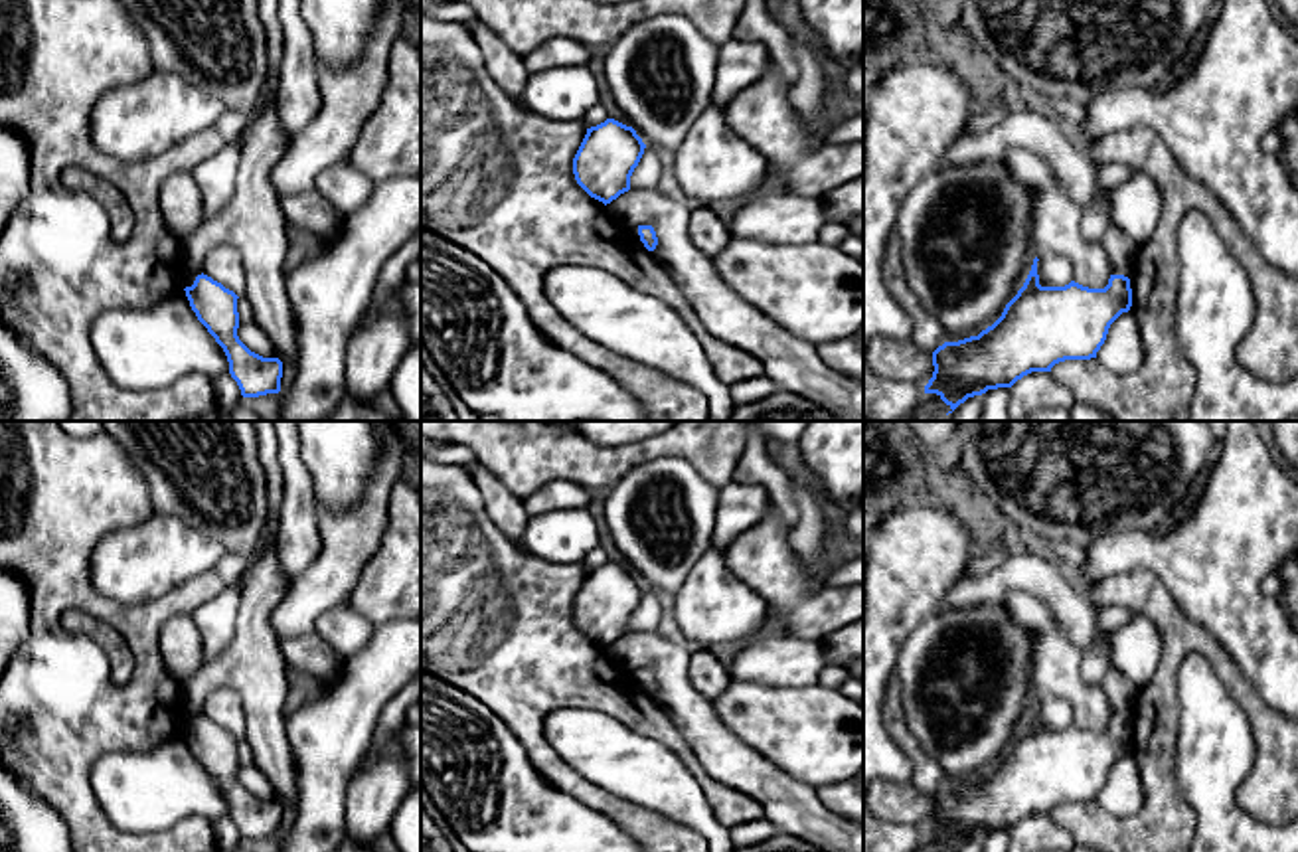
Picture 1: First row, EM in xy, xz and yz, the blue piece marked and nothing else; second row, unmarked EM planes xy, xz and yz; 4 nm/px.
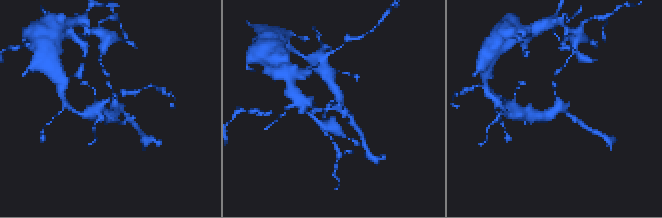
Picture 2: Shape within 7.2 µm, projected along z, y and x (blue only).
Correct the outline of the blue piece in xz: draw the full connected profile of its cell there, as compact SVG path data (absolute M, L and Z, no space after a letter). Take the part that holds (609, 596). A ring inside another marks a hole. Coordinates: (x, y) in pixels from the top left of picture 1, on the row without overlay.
M614 561L587 571L573 601L577 627L605 648L630 633L630 619L646 587L632 569Z

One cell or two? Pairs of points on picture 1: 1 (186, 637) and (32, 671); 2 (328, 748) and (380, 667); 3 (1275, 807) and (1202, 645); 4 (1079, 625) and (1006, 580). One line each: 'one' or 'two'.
1: two
2: one
3: one
4: one

